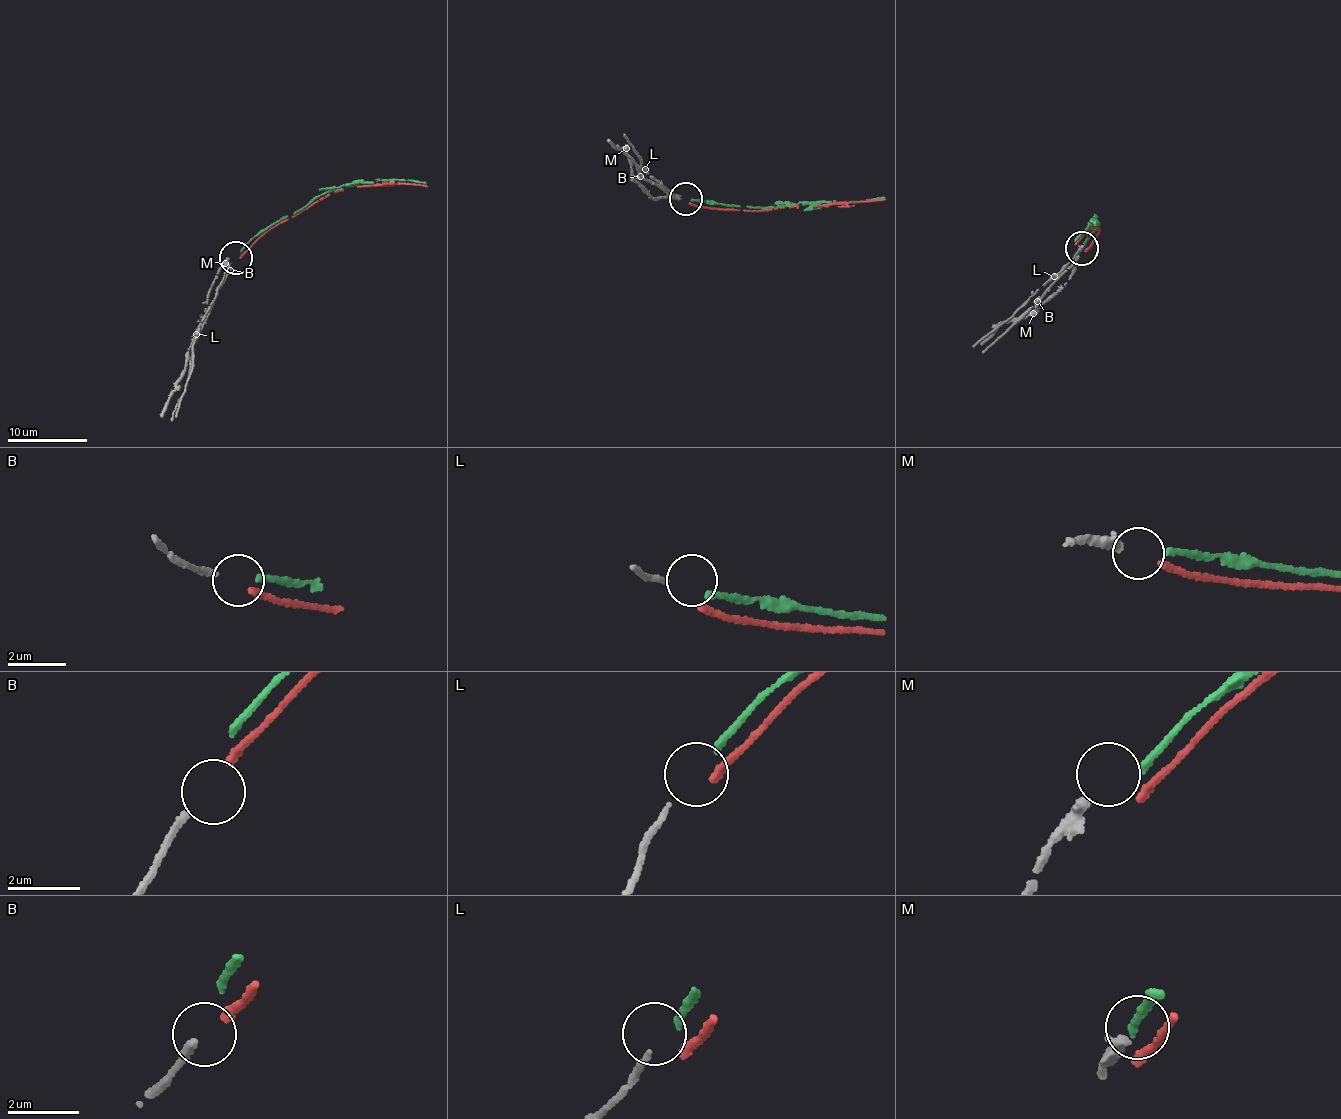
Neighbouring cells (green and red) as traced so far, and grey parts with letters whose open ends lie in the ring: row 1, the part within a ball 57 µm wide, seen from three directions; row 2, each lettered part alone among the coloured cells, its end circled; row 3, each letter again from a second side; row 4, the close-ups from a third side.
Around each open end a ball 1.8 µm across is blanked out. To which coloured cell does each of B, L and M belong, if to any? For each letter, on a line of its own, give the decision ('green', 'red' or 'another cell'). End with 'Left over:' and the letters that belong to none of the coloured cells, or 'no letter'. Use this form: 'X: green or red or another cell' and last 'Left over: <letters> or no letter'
B: red
L: green
M: another cell
Left over: M

